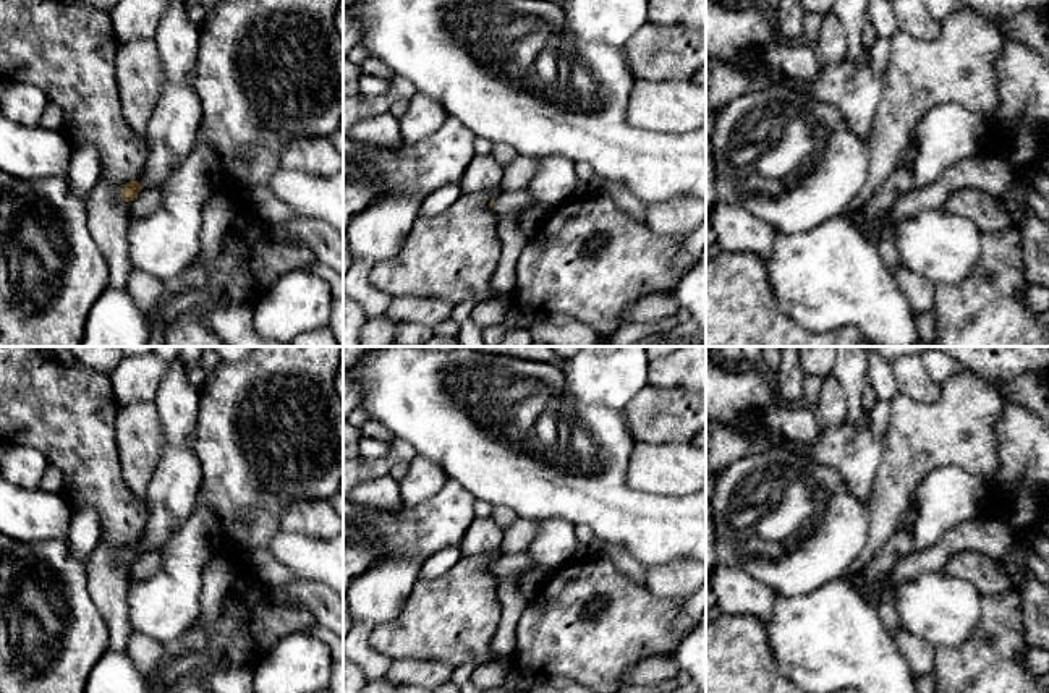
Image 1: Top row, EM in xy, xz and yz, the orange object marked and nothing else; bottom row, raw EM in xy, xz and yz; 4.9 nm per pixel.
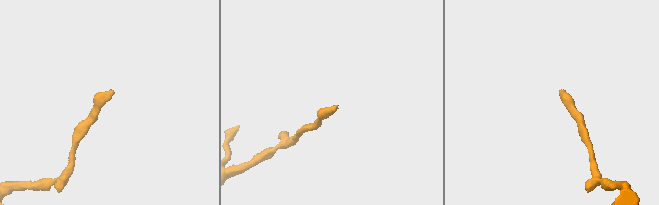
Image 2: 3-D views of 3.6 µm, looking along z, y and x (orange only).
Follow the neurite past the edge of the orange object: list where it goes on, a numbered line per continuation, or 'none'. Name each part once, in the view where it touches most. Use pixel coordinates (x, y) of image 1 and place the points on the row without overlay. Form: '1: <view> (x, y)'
1: xz (512, 567)

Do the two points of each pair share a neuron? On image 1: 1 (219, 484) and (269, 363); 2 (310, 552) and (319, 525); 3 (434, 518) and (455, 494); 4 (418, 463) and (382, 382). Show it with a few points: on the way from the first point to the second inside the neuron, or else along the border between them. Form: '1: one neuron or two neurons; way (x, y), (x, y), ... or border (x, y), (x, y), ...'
1: one neuron; way (229, 454), (229, 421), (235, 402), (243, 394)
2: two neurons; border (280, 528), (326, 539)
3: one neuron; way (441, 512), (452, 501)
4: two neurons; border (416, 452), (436, 463), (447, 476)

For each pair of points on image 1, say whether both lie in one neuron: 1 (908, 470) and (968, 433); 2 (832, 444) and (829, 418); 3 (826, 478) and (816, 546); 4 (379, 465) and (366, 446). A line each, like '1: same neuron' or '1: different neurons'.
1: same neuron
2: different neurons
3: same neuron
4: different neurons

